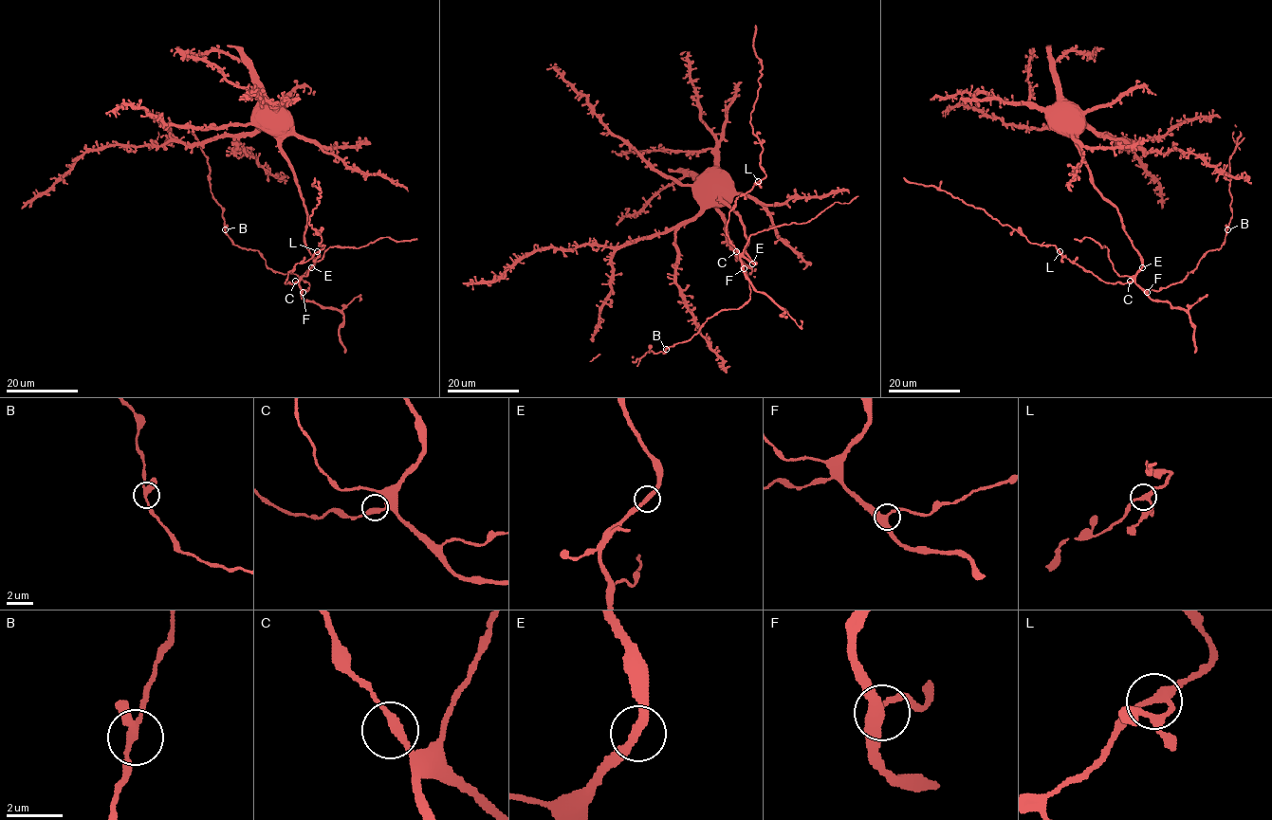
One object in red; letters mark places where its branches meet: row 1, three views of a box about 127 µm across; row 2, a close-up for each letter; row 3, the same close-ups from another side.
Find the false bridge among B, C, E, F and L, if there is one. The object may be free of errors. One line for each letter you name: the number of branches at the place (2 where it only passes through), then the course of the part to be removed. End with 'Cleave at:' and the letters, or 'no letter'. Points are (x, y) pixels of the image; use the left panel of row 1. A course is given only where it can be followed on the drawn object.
Cleave at: no letter

